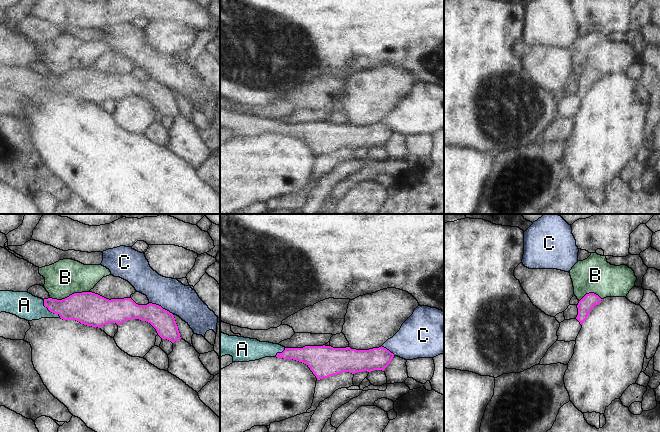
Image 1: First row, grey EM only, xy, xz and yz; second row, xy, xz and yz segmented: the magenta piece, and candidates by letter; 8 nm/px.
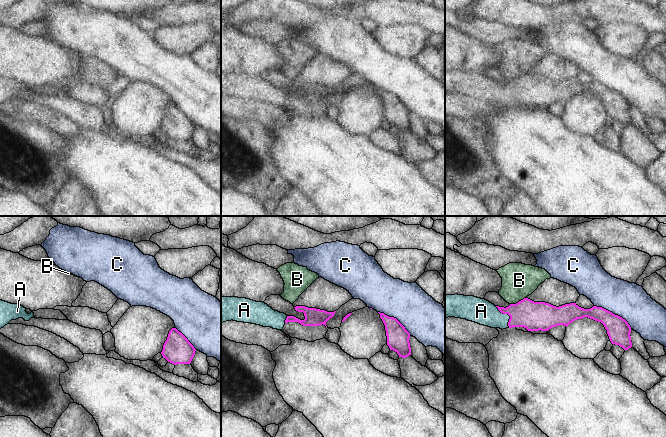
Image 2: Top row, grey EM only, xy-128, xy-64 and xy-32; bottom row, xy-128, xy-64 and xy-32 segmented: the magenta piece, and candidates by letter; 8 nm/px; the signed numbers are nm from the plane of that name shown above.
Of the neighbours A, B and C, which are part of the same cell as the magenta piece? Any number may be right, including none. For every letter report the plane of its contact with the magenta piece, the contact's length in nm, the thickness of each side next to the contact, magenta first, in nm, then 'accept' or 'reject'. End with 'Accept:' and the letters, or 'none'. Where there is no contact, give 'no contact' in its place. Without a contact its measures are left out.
A: meets magenta in xy; contact 190 nm long; 220 nm thick on the magenta side, 220 nm on the other; accept
B: meets magenta in xy; contact 320 nm long; 260 nm thick on the magenta side, 280 nm on the other; reject
C: meets magenta in xy; contact 220 nm long; 180 nm thick on the magenta side, 240 nm on the other; reject
Accept: A

